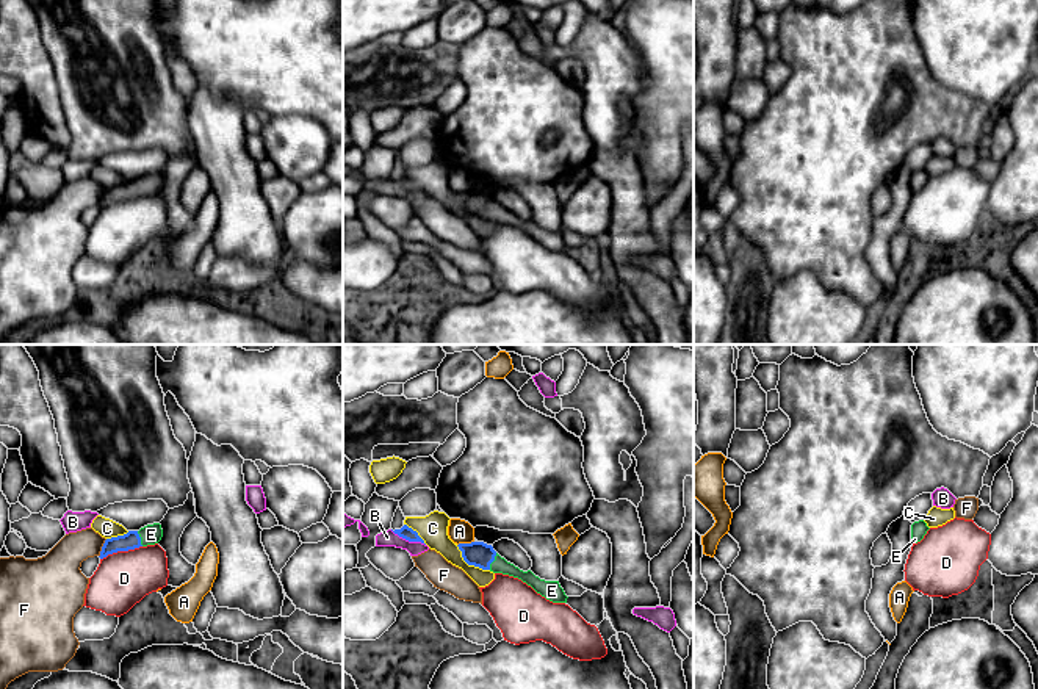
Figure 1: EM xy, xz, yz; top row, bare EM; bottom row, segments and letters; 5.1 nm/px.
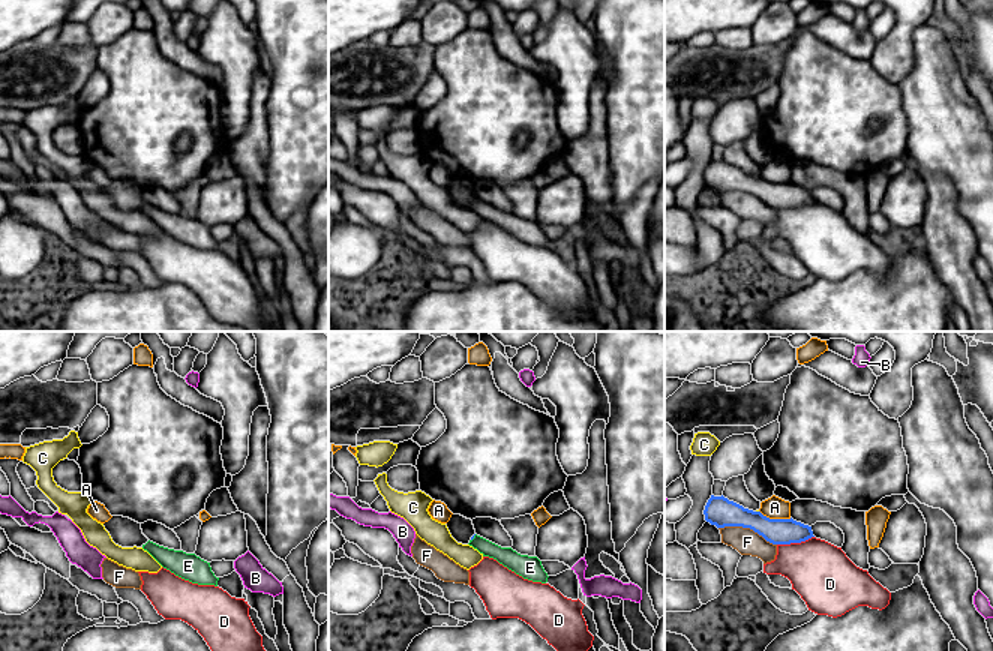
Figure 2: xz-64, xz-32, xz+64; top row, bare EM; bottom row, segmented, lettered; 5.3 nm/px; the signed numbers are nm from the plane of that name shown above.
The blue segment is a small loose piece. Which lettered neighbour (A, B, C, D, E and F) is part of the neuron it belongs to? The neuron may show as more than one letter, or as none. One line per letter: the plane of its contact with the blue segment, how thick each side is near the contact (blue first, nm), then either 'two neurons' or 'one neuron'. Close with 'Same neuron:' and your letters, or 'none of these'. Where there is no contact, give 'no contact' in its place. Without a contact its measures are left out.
A: meets blue in xz; 130 nm thick on the blue side, 120 nm on the other; two neurons
B: meets blue in xz; 70 nm thick on the blue side, 80 nm on the other; two neurons
C: meets blue in xz; 130 nm thick on the blue side, 140 nm on the other; two neurons
D: meets blue in xy; 90 nm thick on the blue side, 280 nm on the other; two neurons
E: meets blue in xz; 130 nm thick on the blue side, 80 nm on the other; one neuron
F: meets blue in xy; 90 nm thick on the blue side, 220 nm on the other; two neurons
Same neuron: E

